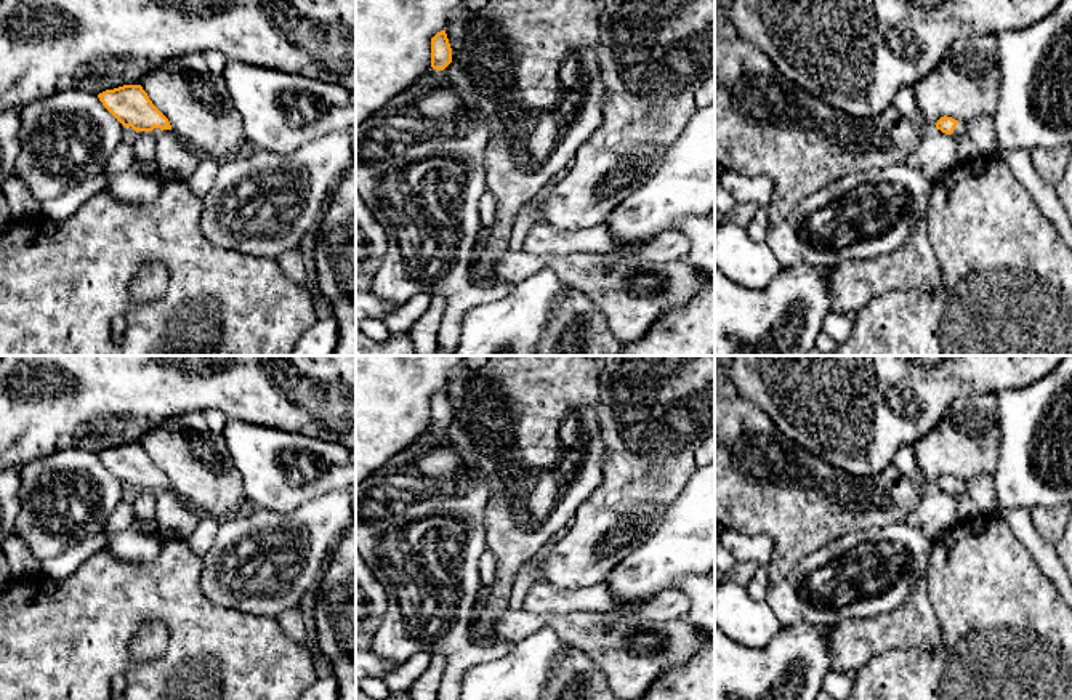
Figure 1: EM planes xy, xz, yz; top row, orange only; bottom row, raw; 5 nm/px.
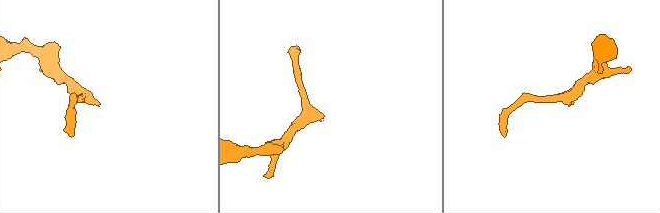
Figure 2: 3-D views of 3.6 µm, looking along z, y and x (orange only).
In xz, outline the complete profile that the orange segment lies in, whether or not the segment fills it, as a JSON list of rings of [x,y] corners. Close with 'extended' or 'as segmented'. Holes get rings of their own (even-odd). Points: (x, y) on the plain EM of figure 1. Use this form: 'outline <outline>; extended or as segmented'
outline [[[445,389],[437,391],[431,397],[431,426],[444,429],[452,421],[452,407]]]; as segmented

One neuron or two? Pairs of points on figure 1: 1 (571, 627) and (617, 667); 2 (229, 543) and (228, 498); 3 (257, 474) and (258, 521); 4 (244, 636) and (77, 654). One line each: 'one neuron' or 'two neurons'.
1: one neuron
2: two neurons
3: two neurons
4: one neuron

